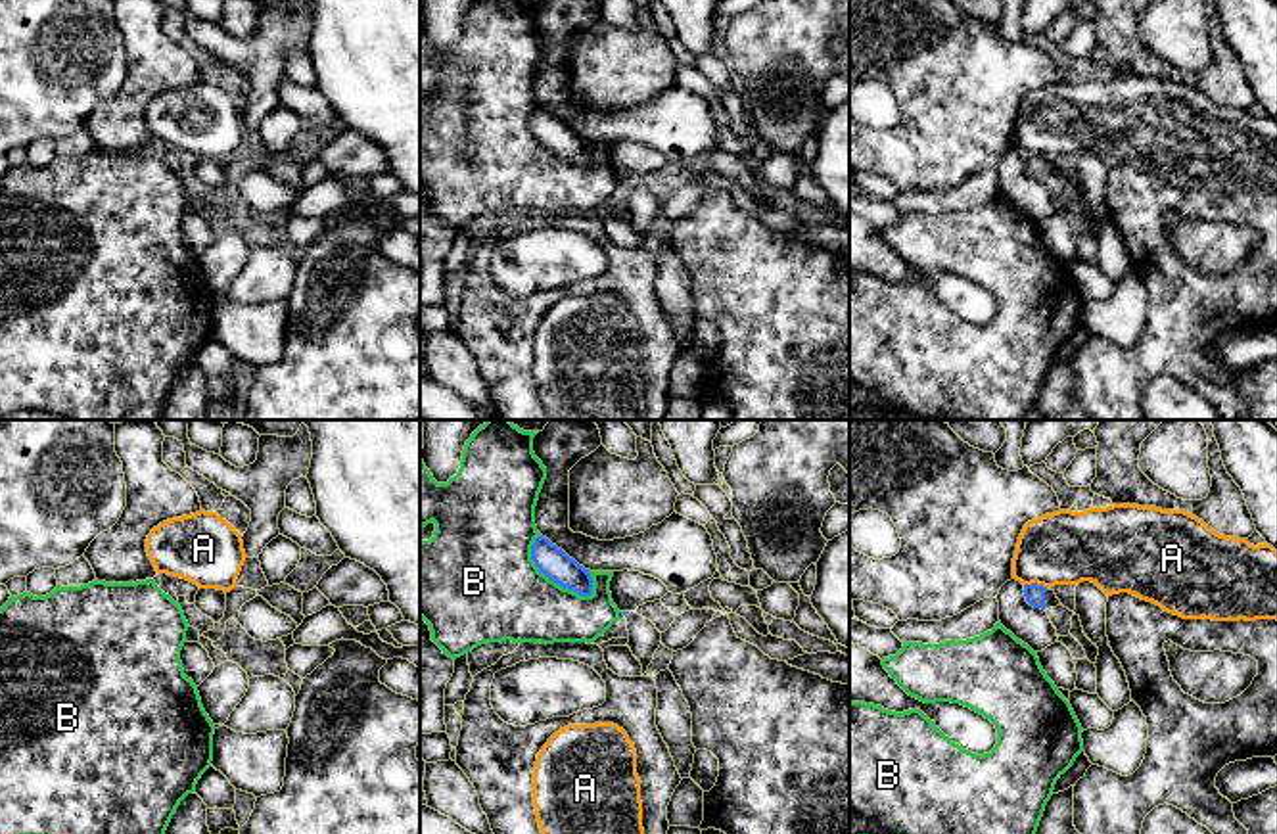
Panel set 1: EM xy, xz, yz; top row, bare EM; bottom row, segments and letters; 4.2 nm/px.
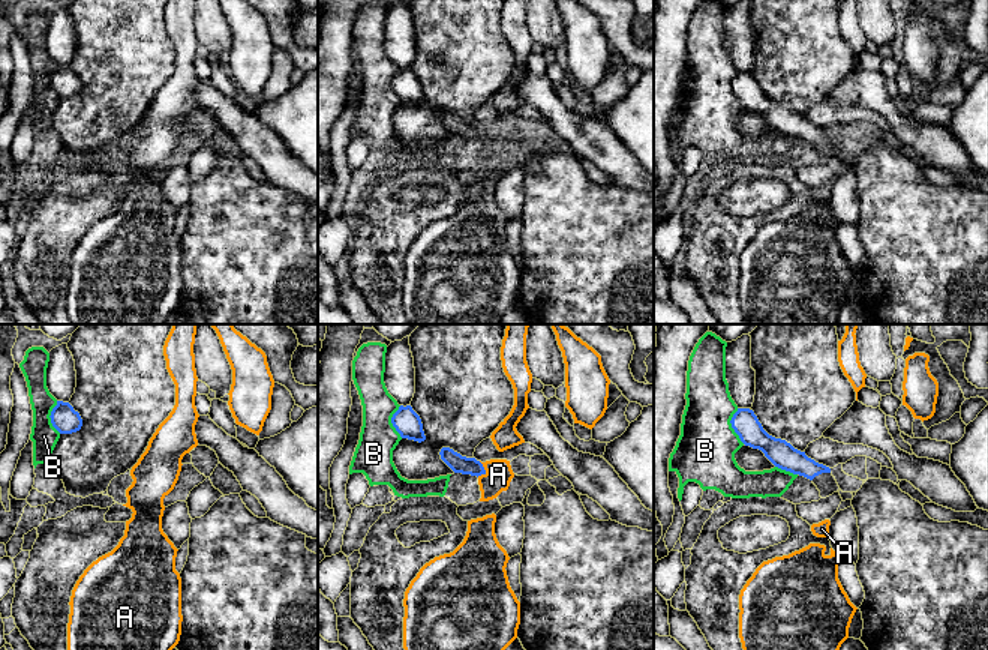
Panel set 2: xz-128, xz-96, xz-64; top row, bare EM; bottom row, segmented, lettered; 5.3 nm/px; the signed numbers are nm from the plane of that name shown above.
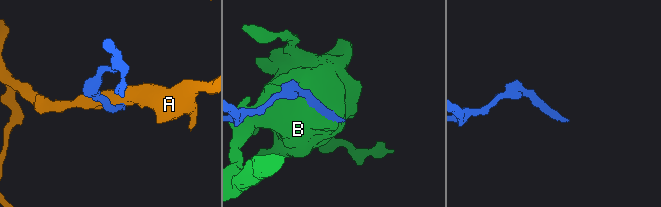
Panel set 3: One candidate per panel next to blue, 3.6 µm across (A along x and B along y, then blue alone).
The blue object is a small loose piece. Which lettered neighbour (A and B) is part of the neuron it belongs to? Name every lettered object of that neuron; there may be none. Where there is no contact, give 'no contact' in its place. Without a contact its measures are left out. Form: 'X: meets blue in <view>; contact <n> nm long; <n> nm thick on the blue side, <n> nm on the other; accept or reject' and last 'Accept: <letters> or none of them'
A: meets blue in yz; contact 110 nm long; 90 nm thick on the blue side, 300 nm on the other; reject
B: meets blue in xz; contact 340 nm long; 130 nm thick on the blue side, 440 nm on the other; reject
Accept: none of them

